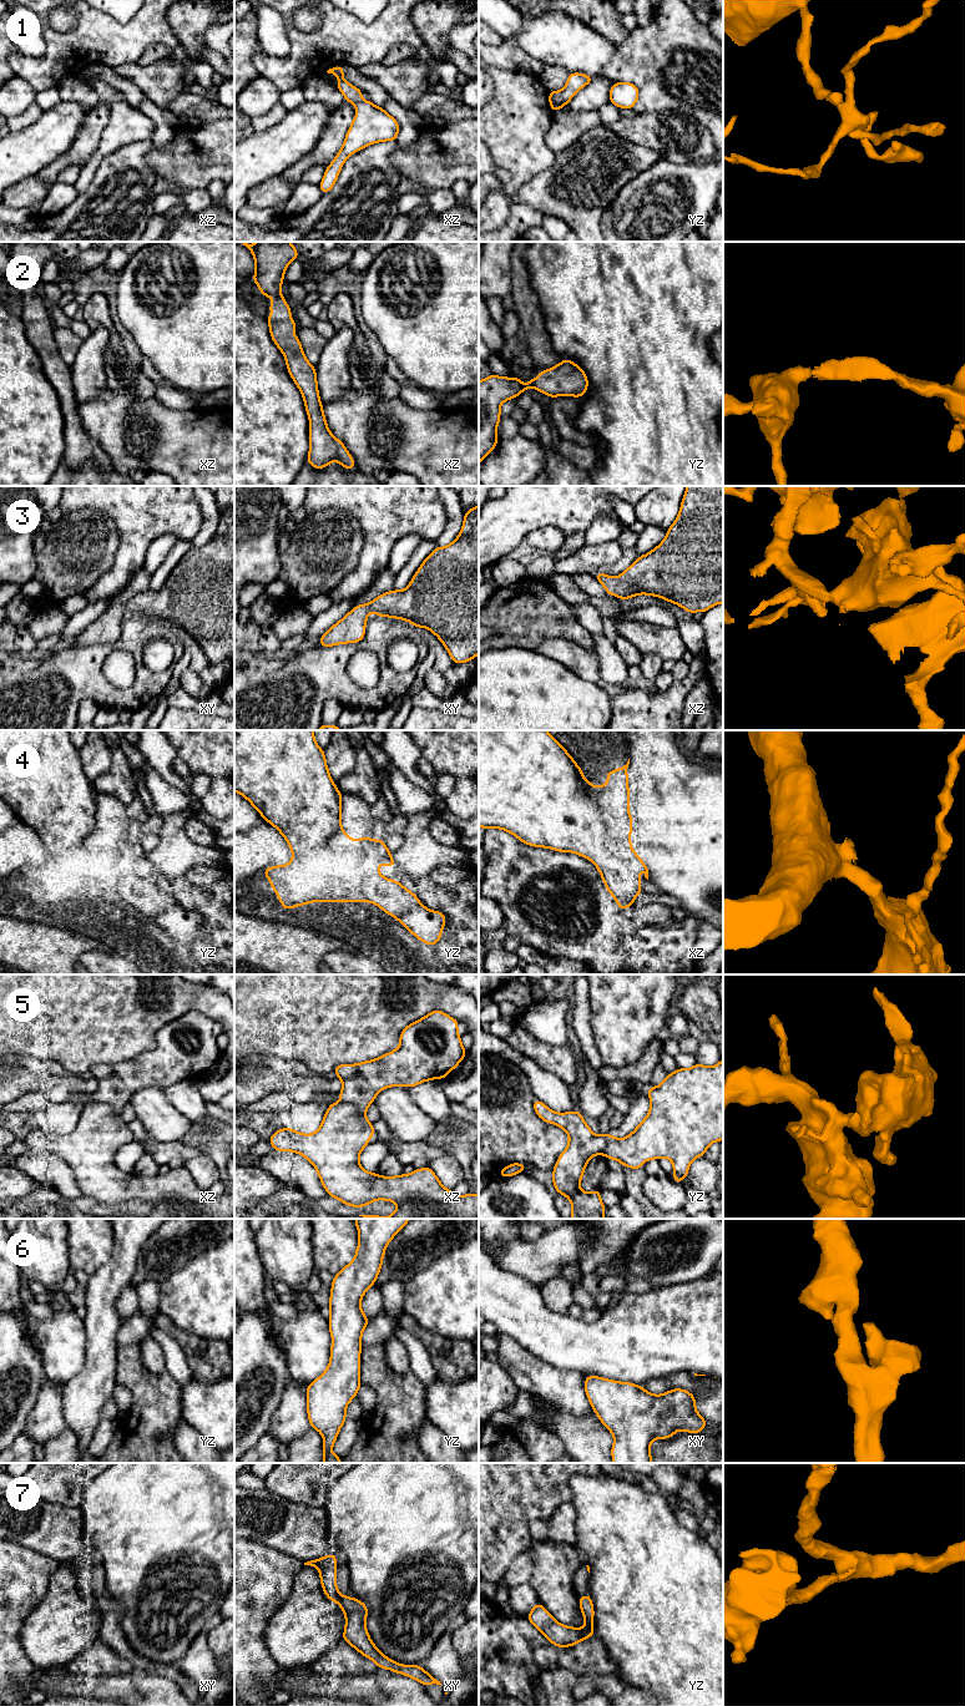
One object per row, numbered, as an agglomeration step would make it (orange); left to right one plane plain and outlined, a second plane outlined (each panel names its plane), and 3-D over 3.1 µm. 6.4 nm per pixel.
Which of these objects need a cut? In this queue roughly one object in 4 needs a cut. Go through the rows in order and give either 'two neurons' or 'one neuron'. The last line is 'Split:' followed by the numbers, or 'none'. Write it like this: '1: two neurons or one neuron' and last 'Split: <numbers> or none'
1: one neuron
2: one neuron
3: one neuron
4: one neuron
5: two neurons
6: one neuron
7: one neuron
Split: 5

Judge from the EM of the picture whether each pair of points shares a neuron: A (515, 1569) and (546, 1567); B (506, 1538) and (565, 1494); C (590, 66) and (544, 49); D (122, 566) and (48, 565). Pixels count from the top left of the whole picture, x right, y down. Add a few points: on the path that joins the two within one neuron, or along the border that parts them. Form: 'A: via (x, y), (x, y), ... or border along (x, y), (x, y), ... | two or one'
A: border along (526, 1550), (531, 1564), (531, 1579), (529, 1583) | two
B: via (518, 1522), (545, 1494), (549, 1494) | one
C: via (579, 55), (572, 49), (555, 49) | one
D: border along (119, 537), (119, 548), (114, 565), (90, 586) | two

